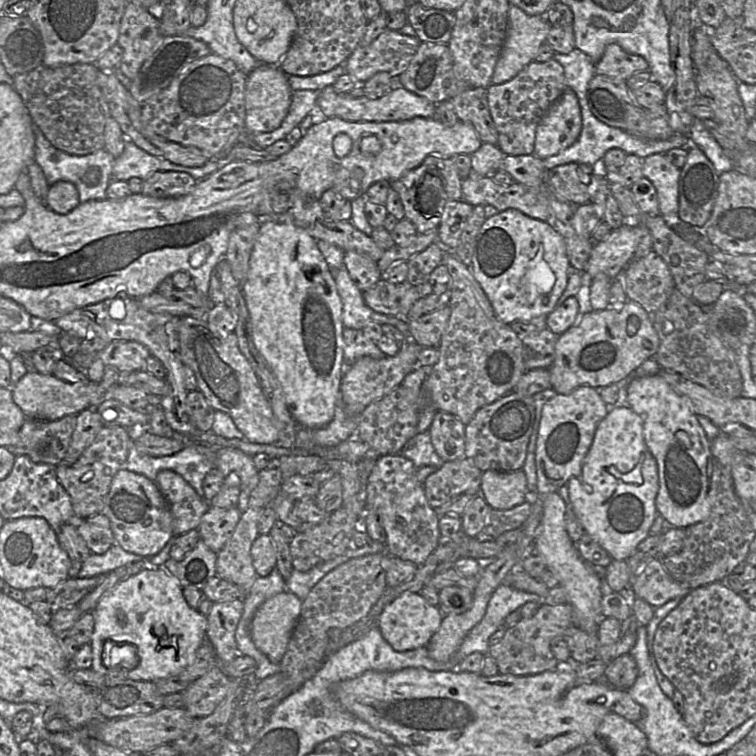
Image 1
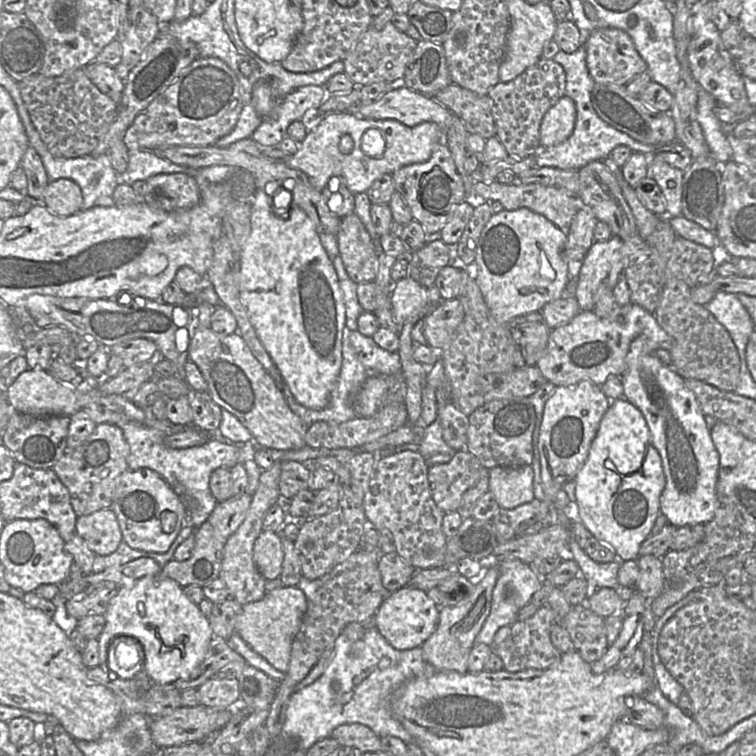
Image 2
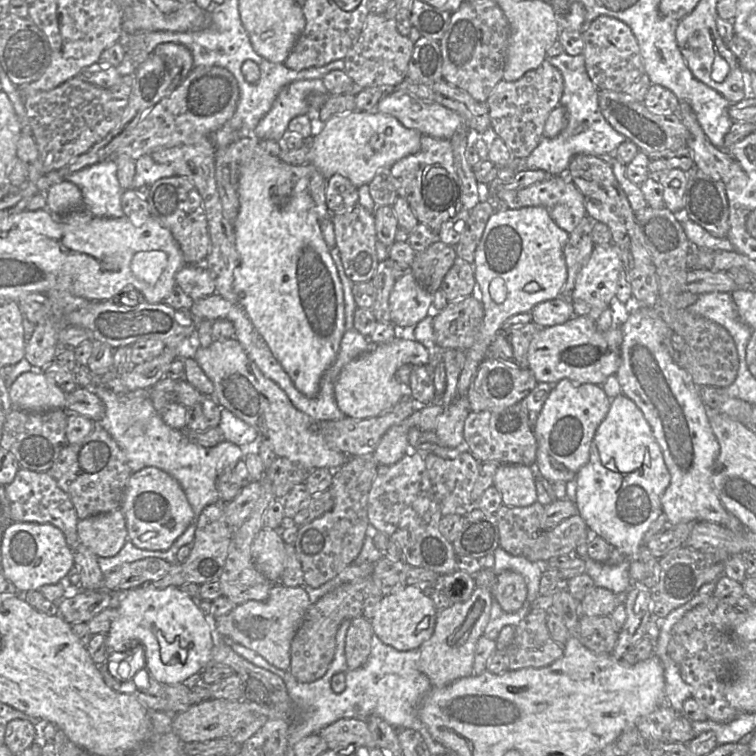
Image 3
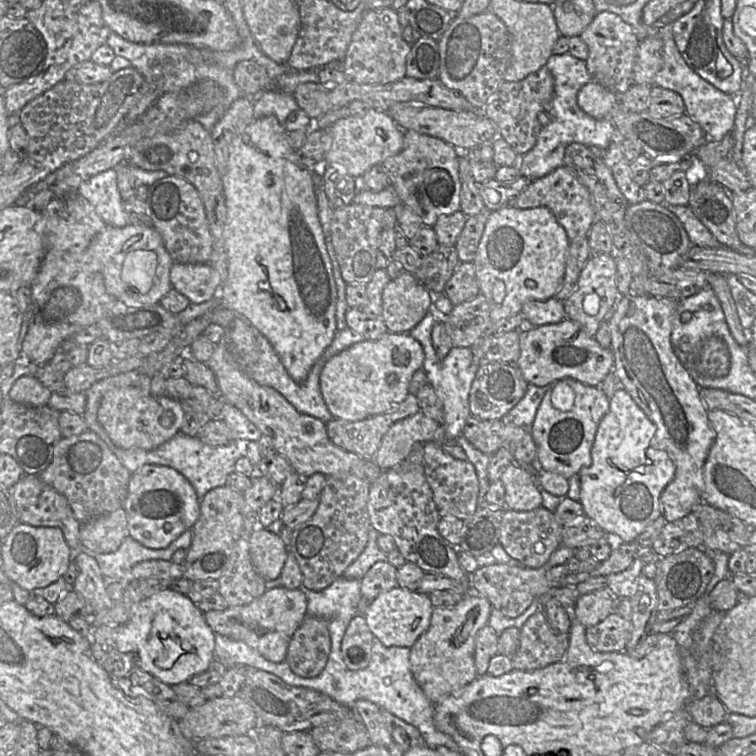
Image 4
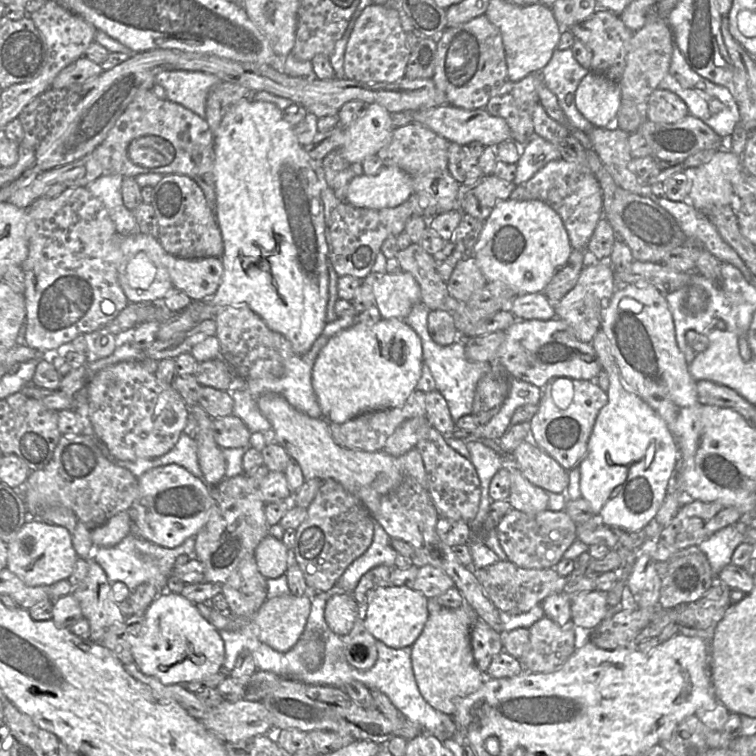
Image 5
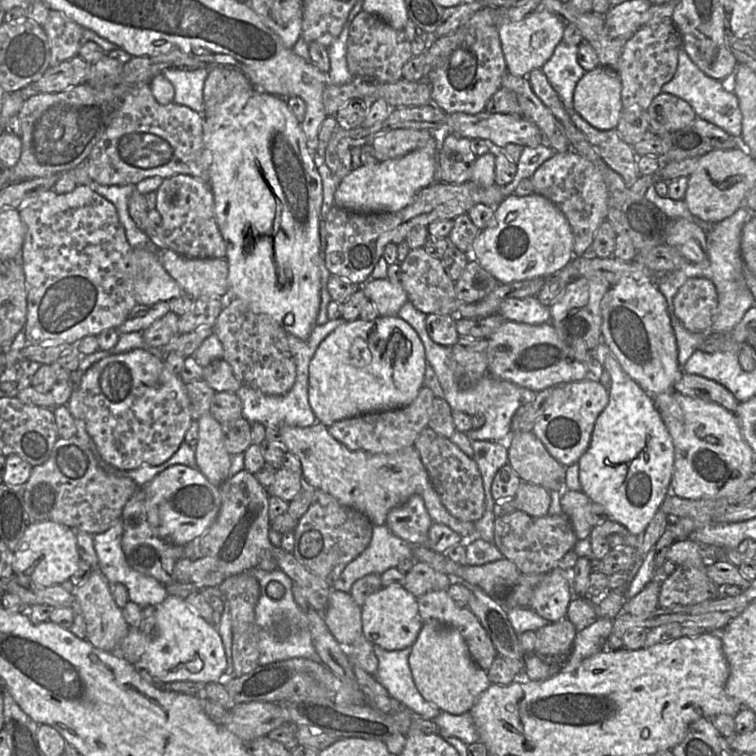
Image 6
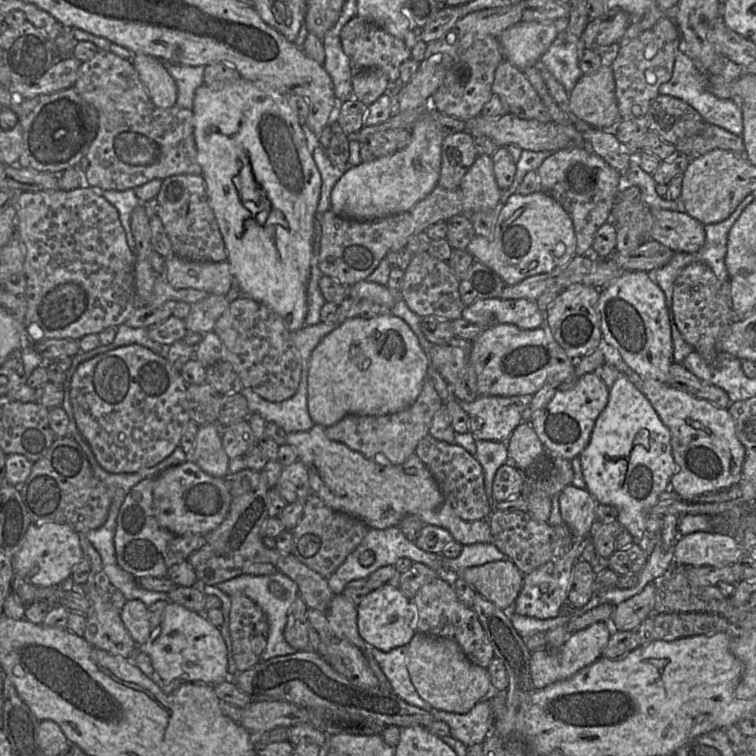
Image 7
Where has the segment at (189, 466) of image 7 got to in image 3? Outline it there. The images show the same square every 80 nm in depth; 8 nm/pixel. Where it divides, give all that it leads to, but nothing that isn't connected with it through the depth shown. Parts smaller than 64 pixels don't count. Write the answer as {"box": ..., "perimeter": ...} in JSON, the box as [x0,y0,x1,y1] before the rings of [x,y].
{"box":[120,467,195,550],"perimeter":[[[145,467],[131,474],[120,509],[125,516],[128,539],[143,550],[168,550],[195,522],[194,512],[179,482],[157,467]]]}

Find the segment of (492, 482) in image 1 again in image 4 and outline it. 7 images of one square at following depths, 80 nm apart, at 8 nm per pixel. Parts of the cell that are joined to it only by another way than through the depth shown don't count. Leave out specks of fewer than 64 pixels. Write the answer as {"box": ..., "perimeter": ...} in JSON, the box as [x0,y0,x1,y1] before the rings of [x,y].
{"box":[500,462,542,511],"perimeter":[[[511,462],[500,480],[505,488],[505,507],[513,511],[531,511],[542,507],[542,495],[529,466]]]}

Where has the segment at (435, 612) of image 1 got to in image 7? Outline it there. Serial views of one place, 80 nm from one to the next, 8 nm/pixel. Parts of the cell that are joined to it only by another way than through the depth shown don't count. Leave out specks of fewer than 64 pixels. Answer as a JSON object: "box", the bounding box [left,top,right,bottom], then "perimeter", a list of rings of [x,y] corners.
{"box":[357,585,417,652],"perimeter":[[[388,585],[372,590],[357,608],[357,623],[361,637],[367,643],[384,652],[409,644],[417,632],[415,605],[398,587]]]}

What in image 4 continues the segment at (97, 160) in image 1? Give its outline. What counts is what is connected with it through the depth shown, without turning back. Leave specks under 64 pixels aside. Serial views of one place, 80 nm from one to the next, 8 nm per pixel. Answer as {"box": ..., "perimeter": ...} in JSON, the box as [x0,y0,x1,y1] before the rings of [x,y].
{"box":[77,167,129,227],"perimeter":[[[117,167],[103,171],[78,185],[77,192],[95,209],[106,225],[125,227],[129,218],[117,184]]]}

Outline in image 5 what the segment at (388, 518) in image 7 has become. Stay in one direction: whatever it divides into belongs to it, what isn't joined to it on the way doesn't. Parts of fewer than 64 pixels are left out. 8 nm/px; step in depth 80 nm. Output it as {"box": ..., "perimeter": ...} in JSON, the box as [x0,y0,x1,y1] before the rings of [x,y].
{"box":[257,393,428,518],"perimeter":[[[265,393],[258,398],[257,405],[275,431],[278,444],[300,465],[305,480],[318,478],[337,481],[364,503],[373,518],[377,515],[382,497],[395,489],[406,477],[413,477],[428,491],[423,459],[416,448],[398,457],[383,450],[367,452],[348,449],[335,442],[326,419],[312,418],[296,410],[279,394]]]}

